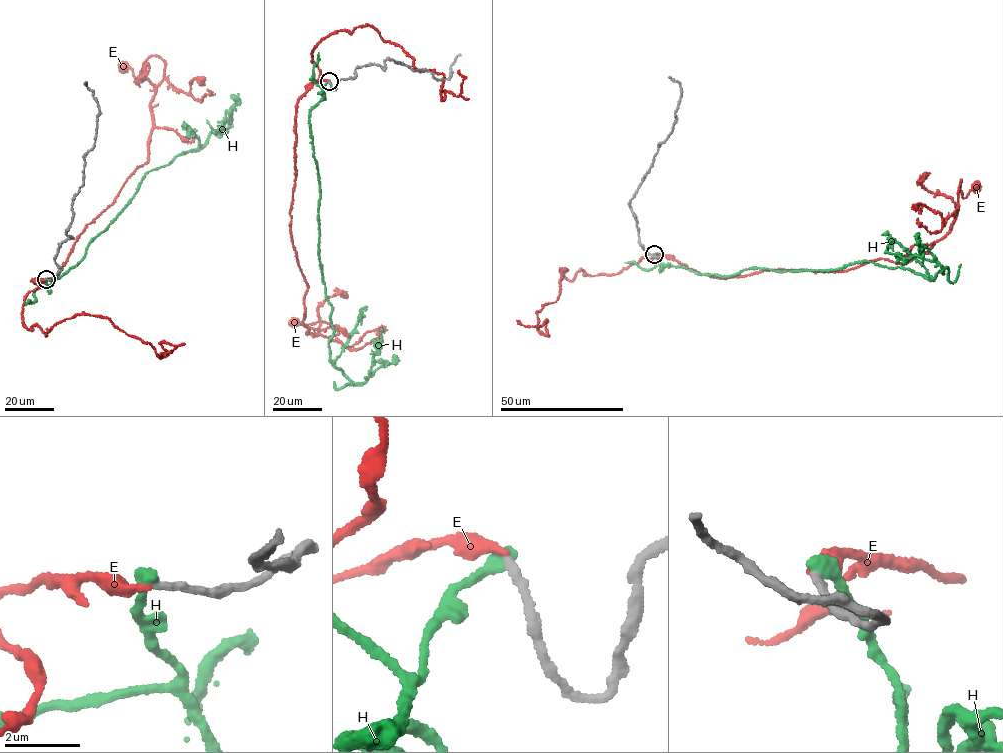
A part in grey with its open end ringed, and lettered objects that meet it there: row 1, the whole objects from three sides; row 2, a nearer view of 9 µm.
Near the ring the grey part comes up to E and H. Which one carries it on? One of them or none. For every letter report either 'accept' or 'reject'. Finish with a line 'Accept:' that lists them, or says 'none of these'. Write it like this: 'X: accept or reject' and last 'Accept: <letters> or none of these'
E: accept
H: reject
Accept: E

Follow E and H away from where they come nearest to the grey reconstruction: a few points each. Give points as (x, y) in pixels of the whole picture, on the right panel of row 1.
E: (653, 255), (723, 279), (846, 271), (879, 259), (906, 264), (950, 230), (961, 180), (964, 198), (975, 186)
H: (654, 255), (661, 270), (729, 276), (863, 260), (931, 279), (943, 273), (935, 261), (887, 248)

